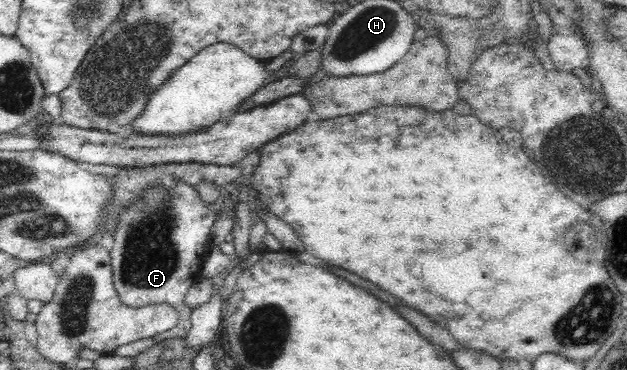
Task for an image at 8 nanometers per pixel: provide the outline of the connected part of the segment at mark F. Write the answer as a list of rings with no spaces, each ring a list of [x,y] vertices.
[[[183,182],[149,186],[139,202],[121,212],[119,228],[115,232],[115,246],[110,250],[113,288],[119,301],[133,309],[165,303],[173,307],[178,314],[177,324],[171,330],[165,330],[151,337],[154,343],[159,344],[172,337],[186,337],[190,331],[192,310],[183,305],[183,296],[201,277],[203,258],[213,246],[210,241],[212,226],[219,214],[218,204],[207,206],[200,200],[196,190]]]

